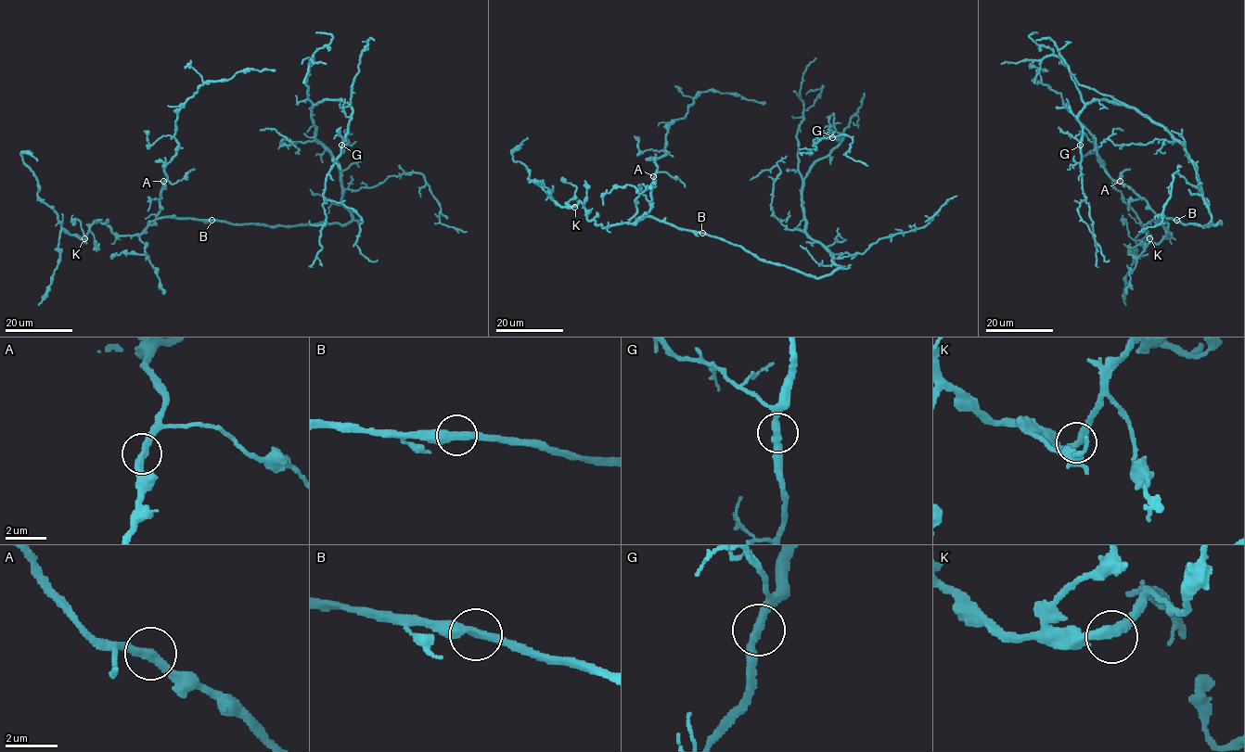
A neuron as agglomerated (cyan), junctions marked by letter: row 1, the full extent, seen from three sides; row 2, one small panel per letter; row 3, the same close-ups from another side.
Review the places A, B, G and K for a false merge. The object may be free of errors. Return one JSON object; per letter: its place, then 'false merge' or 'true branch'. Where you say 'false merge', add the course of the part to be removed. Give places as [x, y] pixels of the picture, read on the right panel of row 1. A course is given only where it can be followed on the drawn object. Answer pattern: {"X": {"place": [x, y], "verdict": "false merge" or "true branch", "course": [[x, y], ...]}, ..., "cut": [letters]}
{"A": {"place": [1120, 181], "verdict": "true branch"}, "B": {"place": [1176, 220], "verdict": "true branch"}, "G": {"place": [1080, 145], "verdict": "true branch"}, "K": {"place": [1149, 238], "verdict": "true branch"}, "cut": []}

